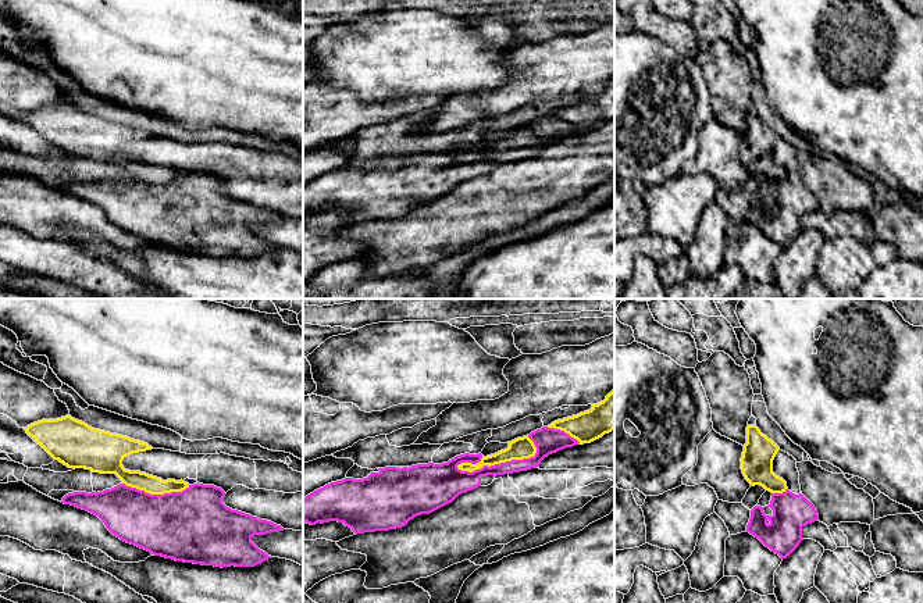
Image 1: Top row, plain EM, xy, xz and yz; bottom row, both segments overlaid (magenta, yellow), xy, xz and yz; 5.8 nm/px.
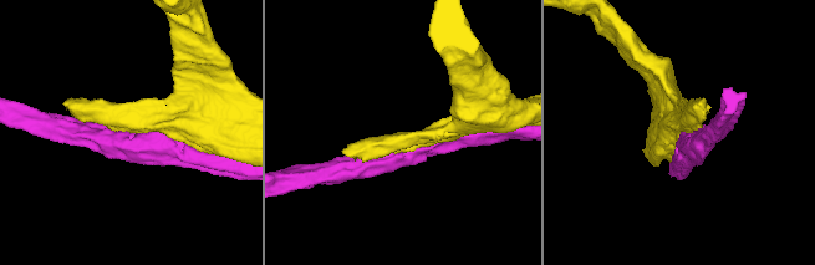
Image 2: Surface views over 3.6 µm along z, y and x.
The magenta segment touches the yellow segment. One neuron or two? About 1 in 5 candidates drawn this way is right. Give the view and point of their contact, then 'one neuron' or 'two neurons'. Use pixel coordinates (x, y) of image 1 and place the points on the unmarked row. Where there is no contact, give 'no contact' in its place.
xz (498, 153) | two neurons

